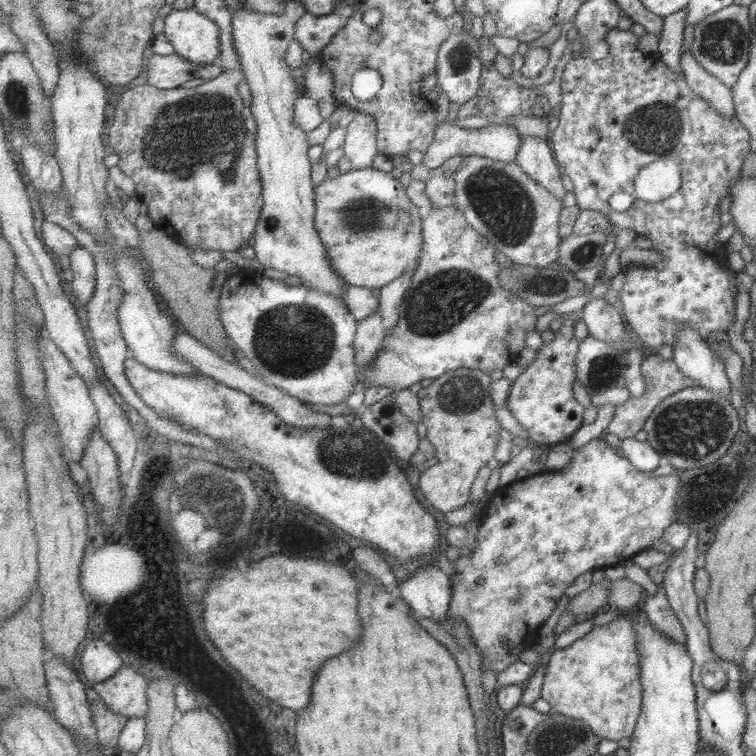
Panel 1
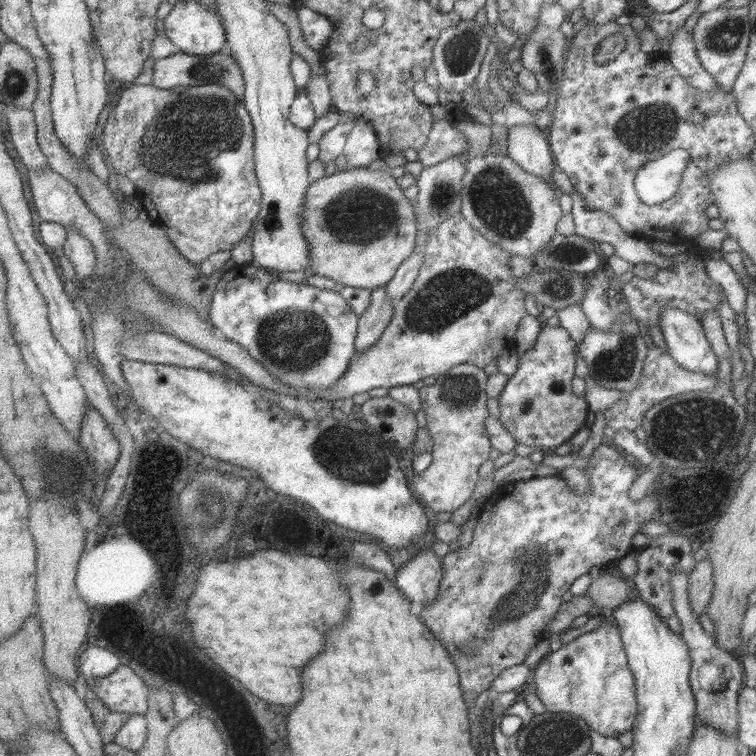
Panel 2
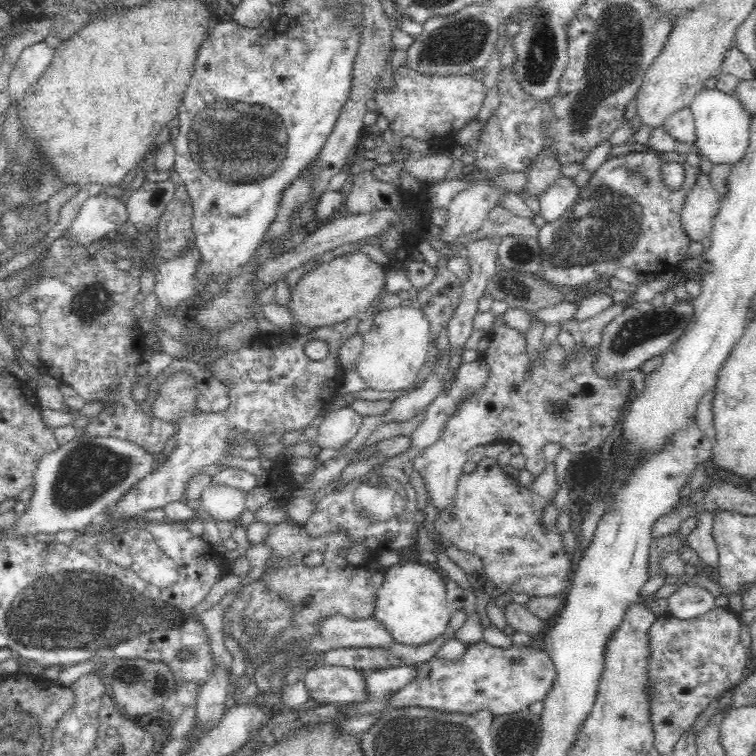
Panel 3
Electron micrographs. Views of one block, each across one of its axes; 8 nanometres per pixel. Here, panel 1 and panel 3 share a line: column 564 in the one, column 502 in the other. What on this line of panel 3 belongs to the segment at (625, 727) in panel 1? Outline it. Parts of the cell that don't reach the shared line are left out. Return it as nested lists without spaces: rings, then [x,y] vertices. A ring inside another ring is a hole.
[[[483,638],[466,644],[460,660],[446,660],[434,654],[416,667],[416,676],[397,690],[389,707],[418,706],[462,714],[488,711],[499,717],[527,710],[533,702],[542,701],[556,676],[554,663],[544,648],[530,644],[495,647]]]

